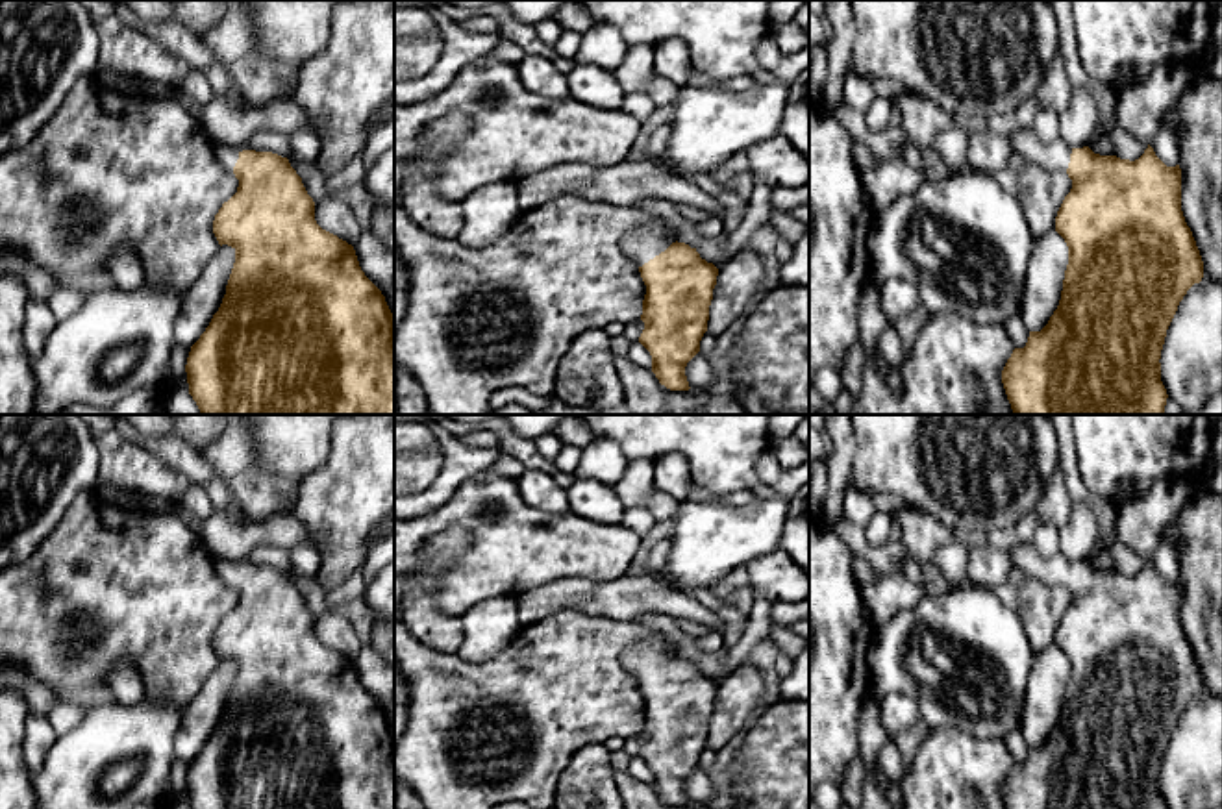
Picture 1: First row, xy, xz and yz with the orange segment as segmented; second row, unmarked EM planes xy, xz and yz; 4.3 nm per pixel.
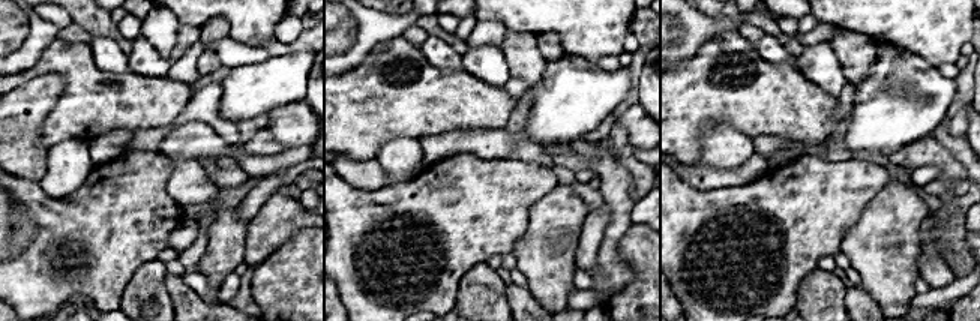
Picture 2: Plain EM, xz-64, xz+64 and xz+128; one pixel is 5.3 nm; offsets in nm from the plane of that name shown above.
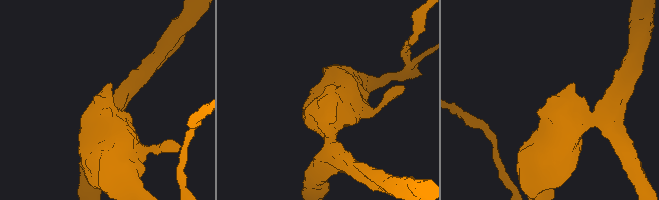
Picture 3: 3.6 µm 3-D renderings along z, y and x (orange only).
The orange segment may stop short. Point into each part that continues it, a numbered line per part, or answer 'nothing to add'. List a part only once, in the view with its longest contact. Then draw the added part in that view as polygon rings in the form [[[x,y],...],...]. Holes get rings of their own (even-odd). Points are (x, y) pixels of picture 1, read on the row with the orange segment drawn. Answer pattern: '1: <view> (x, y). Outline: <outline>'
1: xz (645, 243). Outline: [[[642,226],[630,231],[622,239],[622,250],[630,254],[639,267],[665,252],[672,241],[665,237],[661,228]]]

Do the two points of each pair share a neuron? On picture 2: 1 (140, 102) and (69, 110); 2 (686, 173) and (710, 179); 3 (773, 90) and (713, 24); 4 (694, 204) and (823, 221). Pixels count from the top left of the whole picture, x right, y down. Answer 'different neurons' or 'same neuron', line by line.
1: same neuron
2: same neuron
3: different neurons
4: same neuron

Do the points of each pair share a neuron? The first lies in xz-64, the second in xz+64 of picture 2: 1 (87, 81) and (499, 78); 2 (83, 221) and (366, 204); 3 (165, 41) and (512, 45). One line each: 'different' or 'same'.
1: different
2: same
3: different

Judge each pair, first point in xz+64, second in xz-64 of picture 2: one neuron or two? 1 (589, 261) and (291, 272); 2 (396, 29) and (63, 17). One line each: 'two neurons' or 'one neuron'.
1: two neurons
2: two neurons

